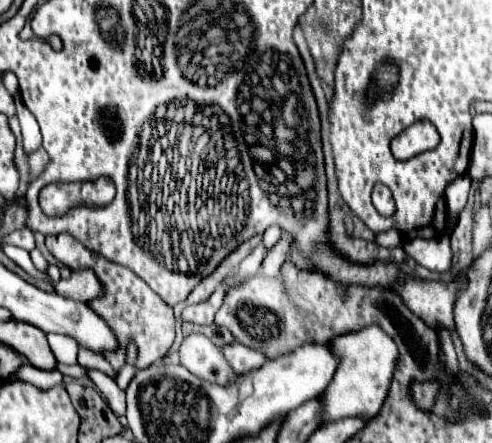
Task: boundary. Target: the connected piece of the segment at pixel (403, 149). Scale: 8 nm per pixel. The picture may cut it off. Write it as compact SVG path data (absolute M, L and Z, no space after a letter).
M421 120L416 121L409 128L396 136L391 141L390 148L392 152L397 152L397 159L409 159L409 157L419 155L419 153L423 153L423 151L427 151L427 149L435 149L439 143L441 143L441 137L439 137L437 127L435 127L431 121Z

